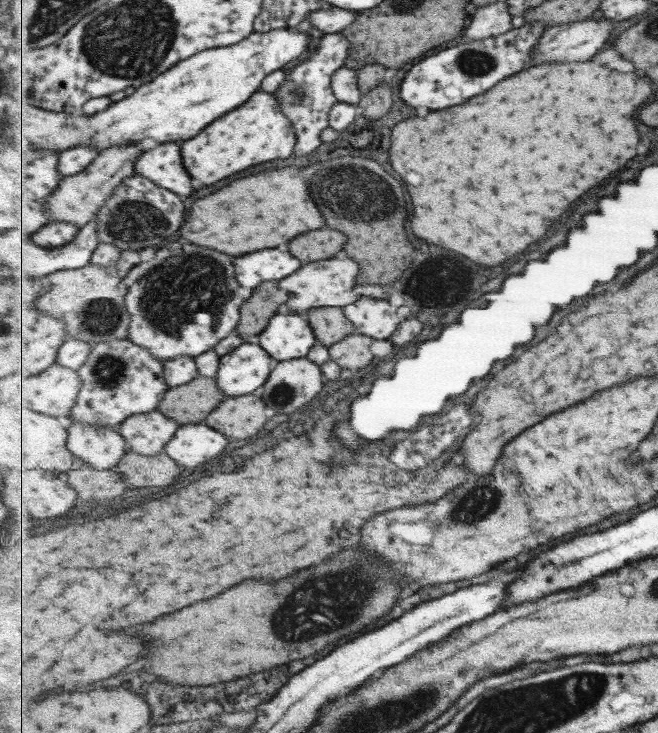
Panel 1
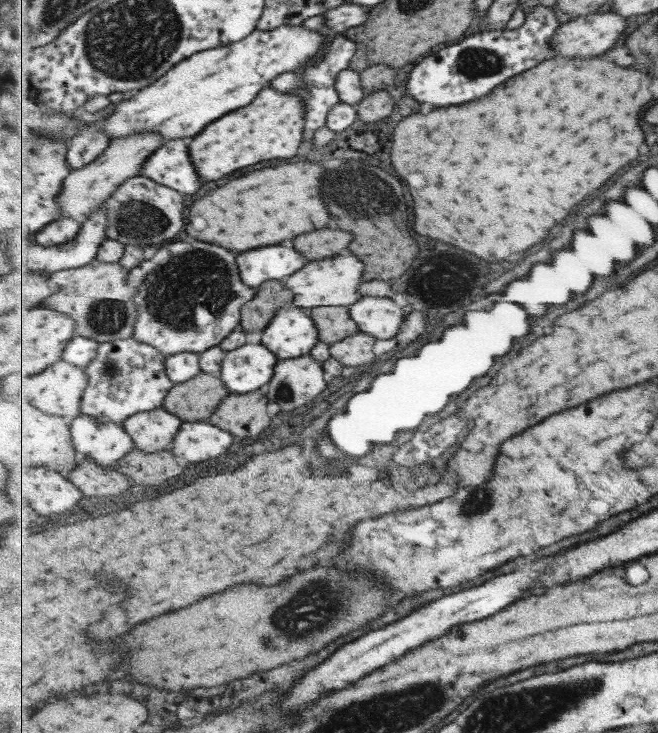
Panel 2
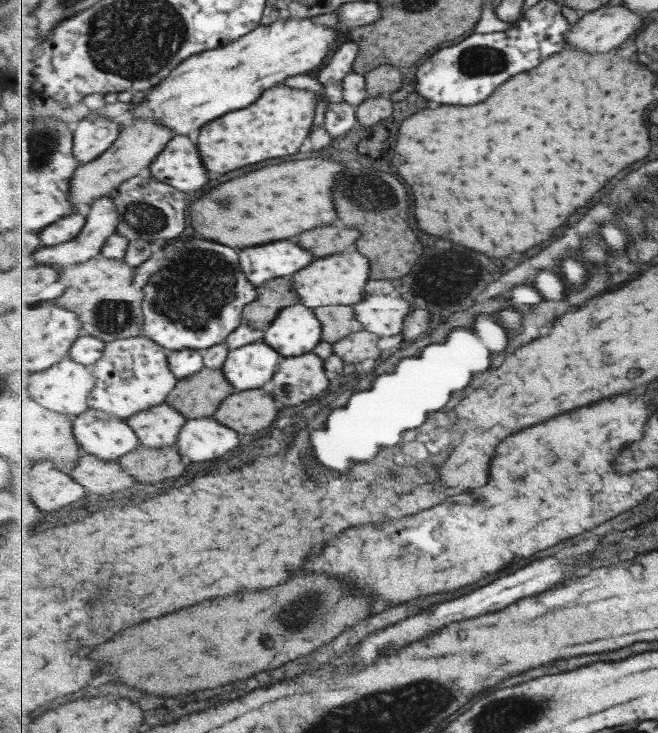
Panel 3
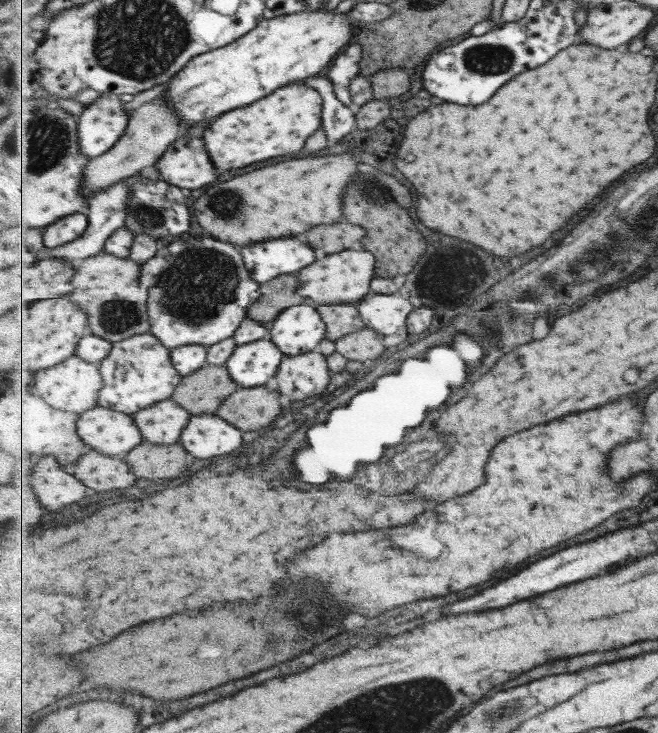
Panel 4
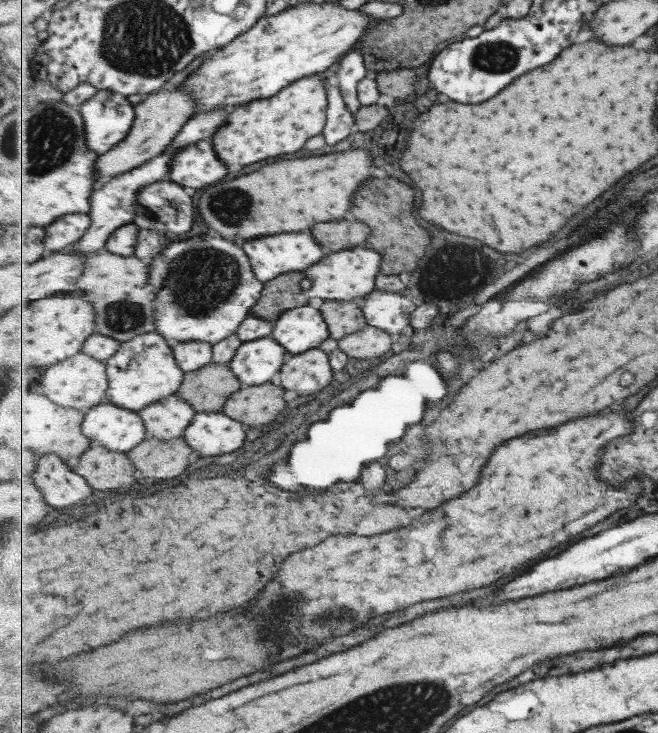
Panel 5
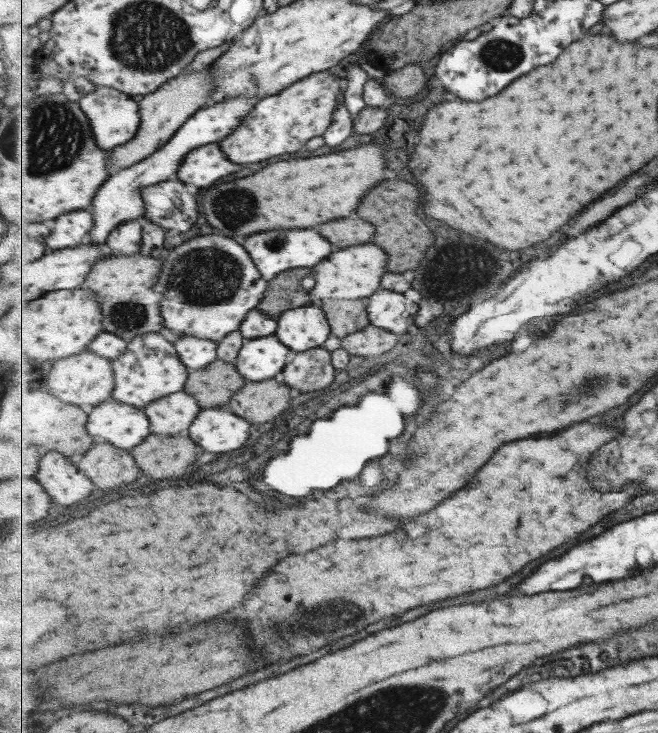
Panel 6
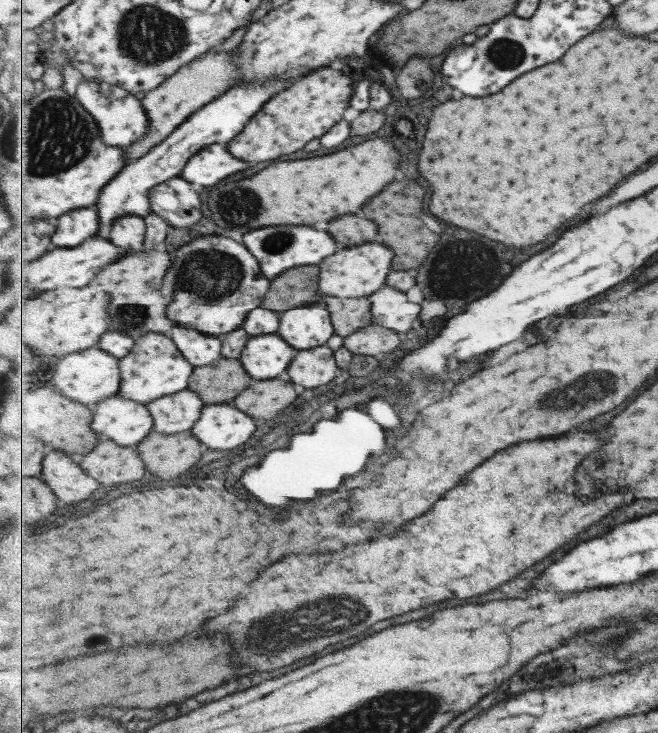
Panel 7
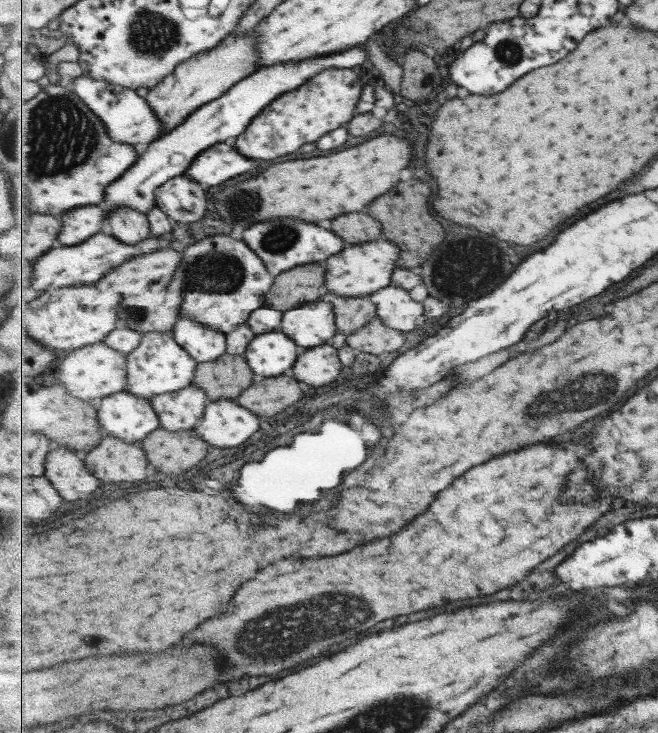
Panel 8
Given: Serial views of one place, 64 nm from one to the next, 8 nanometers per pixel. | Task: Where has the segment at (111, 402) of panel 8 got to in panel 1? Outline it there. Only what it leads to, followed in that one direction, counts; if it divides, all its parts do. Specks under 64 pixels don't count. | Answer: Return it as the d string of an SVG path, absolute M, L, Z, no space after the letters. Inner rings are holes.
M72 422L67 425L67 429L70 431L68 444L70 451L95 470L113 469L128 452L126 438L123 438L119 428L111 426L100 428L87 423Z

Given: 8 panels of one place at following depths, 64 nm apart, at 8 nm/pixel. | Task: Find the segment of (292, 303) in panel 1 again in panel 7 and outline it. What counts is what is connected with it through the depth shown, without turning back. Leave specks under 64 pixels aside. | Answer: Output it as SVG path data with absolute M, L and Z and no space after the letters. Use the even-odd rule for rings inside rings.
M377 240L360 244L355 248L347 247L337 254L327 257L325 262L318 265L321 270L318 292L323 296L339 298L370 297L386 286L387 277L393 270L395 258L394 250L386 243L379 243Z

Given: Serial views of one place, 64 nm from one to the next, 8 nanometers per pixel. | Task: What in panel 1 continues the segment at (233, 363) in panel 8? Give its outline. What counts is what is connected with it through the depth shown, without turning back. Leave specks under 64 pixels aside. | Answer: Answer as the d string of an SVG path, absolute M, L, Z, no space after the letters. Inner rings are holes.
M200 375L187 385L171 387L166 397L163 398L162 404L158 406L158 410L169 418L177 420L180 426L204 423L204 420L218 408L226 397L215 377Z

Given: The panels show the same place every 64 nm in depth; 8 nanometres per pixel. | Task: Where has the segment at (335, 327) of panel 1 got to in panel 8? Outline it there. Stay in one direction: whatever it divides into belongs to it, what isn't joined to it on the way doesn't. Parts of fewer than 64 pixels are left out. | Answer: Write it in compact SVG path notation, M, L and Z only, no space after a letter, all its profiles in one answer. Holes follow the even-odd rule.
M325 294L325 302L333 304L335 312L335 326L338 332L349 336L355 331L367 326L378 316L378 307L368 296L339 296L338 294Z

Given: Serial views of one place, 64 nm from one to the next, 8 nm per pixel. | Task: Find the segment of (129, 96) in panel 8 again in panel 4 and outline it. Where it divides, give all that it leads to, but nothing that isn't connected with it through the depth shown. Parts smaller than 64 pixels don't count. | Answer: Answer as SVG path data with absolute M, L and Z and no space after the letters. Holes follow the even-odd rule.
M103 94L95 104L85 105L78 124L82 153L91 159L109 153L122 140L129 124L118 94Z

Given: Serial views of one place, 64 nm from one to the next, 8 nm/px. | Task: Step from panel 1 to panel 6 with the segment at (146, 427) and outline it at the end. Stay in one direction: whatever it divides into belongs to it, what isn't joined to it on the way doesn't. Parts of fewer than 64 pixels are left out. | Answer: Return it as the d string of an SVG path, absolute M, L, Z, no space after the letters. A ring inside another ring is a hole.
M184 391L151 402L144 410L151 422L151 432L171 437L187 432L202 412L198 399Z

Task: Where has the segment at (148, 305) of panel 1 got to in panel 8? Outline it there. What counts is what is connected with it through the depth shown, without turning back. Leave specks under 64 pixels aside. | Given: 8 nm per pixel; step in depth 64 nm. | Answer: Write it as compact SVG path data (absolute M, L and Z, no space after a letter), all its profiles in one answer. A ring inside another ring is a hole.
M211 236L188 246L183 253L181 268L171 281L183 299L179 317L193 318L213 330L228 333L247 323L251 313L265 306L266 294L273 288L276 276L267 270L263 259L243 240Z

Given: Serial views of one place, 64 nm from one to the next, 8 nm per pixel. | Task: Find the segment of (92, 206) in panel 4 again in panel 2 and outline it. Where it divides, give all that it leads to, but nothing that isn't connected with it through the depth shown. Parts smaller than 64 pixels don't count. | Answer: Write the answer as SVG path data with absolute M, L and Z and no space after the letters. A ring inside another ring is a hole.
M106 205L96 210L87 222L82 224L82 229L77 237L72 241L62 245L43 246L37 242L33 243L11 243L4 246L6 256L9 261L15 263L16 270L29 270L31 272L58 273L60 270L78 269L82 266L90 265L98 256L99 249L102 248L106 238L106 228L110 224L109 212Z

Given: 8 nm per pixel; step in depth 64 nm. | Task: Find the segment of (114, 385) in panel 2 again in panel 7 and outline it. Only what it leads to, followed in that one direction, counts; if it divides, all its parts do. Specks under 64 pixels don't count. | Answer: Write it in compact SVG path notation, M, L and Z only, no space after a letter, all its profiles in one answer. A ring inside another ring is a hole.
M147 333L136 339L131 352L121 359L122 389L118 392L123 397L149 405L154 400L189 389L195 367L178 349L174 339L166 334Z

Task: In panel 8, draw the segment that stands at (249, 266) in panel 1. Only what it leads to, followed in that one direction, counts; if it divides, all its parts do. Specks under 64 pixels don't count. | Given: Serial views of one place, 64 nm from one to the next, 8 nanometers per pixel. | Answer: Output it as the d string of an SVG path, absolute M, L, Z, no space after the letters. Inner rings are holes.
M275 220L273 222L273 236L271 236L271 222L261 222L245 232L245 242L249 244L266 263L267 270L278 277L281 273L295 267L309 263L322 263L329 257L339 254L347 244L335 232L325 230L317 224L307 224L299 220Z

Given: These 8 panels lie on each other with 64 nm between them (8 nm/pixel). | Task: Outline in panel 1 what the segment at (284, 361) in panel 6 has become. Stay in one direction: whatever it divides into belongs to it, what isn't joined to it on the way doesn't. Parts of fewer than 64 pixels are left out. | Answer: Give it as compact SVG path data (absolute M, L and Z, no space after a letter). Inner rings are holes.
M256 340L244 342L221 357L215 379L227 397L242 397L265 386L278 362Z

